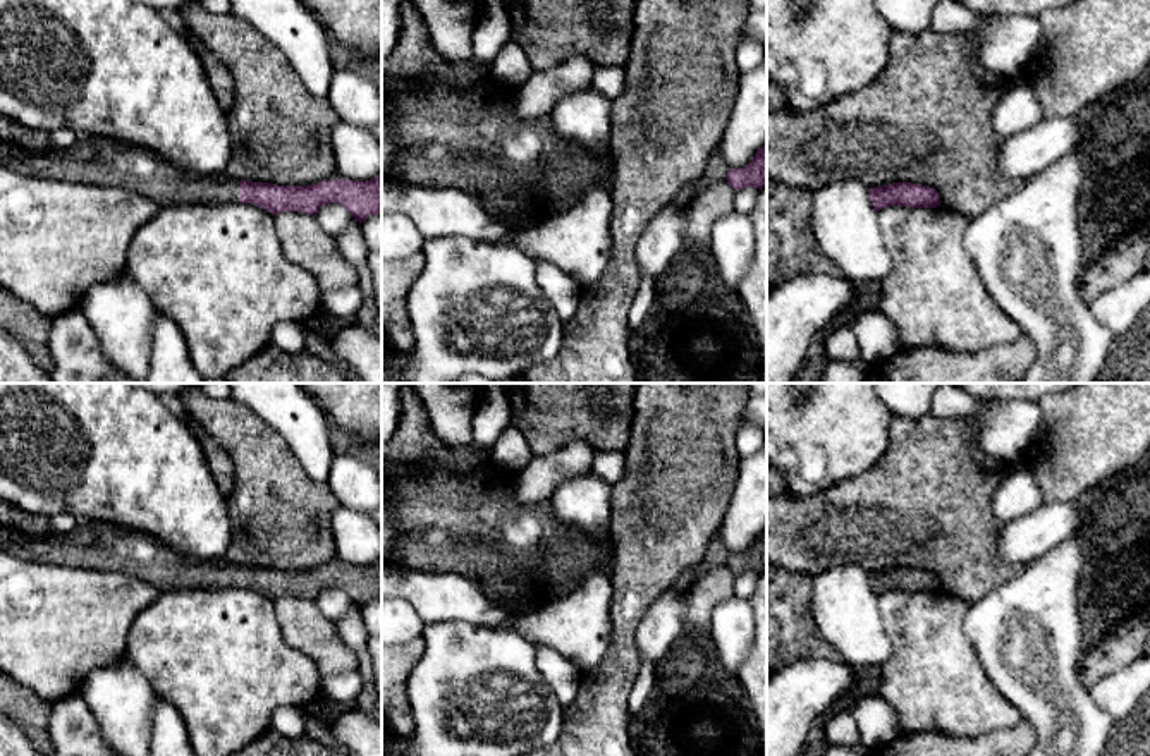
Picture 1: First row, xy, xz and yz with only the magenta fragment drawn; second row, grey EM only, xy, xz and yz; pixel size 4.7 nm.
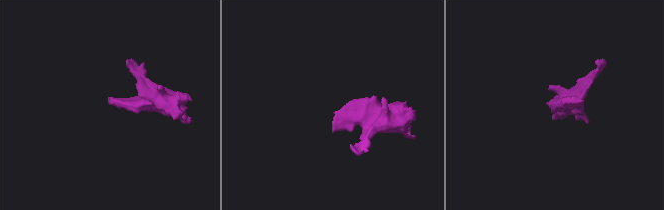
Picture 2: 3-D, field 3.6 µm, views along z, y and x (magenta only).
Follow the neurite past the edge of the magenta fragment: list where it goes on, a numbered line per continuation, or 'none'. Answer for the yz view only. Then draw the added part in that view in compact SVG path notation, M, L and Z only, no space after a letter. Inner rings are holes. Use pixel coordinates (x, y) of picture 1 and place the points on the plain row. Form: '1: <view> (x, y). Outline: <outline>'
none

